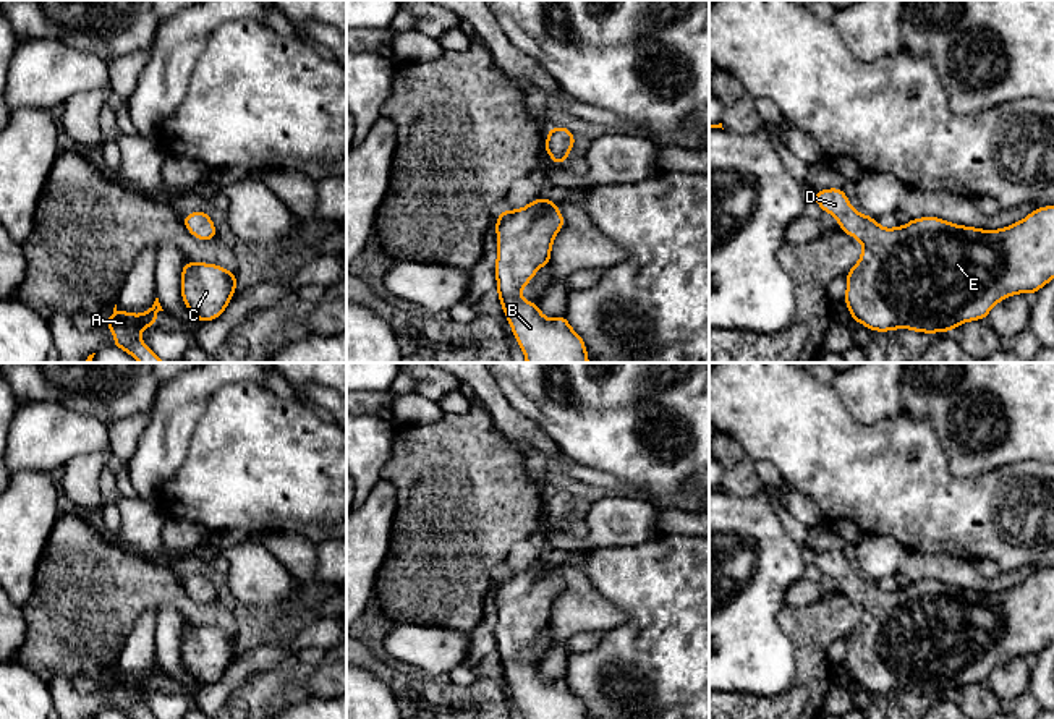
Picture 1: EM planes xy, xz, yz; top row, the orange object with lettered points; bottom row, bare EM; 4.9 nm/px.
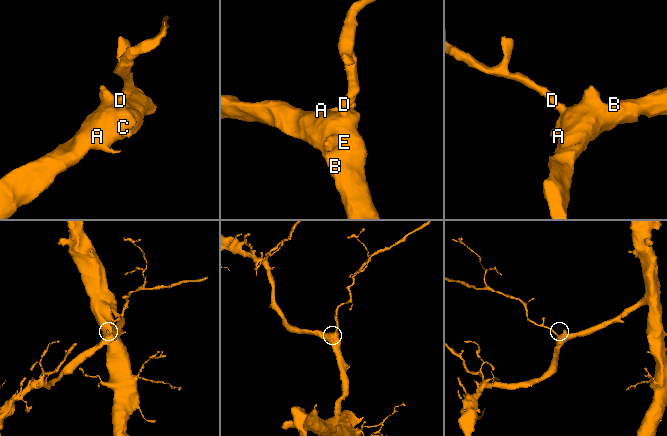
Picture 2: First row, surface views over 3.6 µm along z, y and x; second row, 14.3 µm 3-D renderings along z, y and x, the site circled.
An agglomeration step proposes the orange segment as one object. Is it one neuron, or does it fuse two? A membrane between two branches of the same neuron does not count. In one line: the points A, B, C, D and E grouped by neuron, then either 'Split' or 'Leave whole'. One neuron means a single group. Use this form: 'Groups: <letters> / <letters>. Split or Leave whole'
Groups: A B C D E. Leave whole

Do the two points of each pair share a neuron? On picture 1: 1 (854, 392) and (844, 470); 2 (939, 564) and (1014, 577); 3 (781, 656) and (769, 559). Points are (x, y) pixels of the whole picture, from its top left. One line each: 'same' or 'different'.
1: different
2: same
3: same

